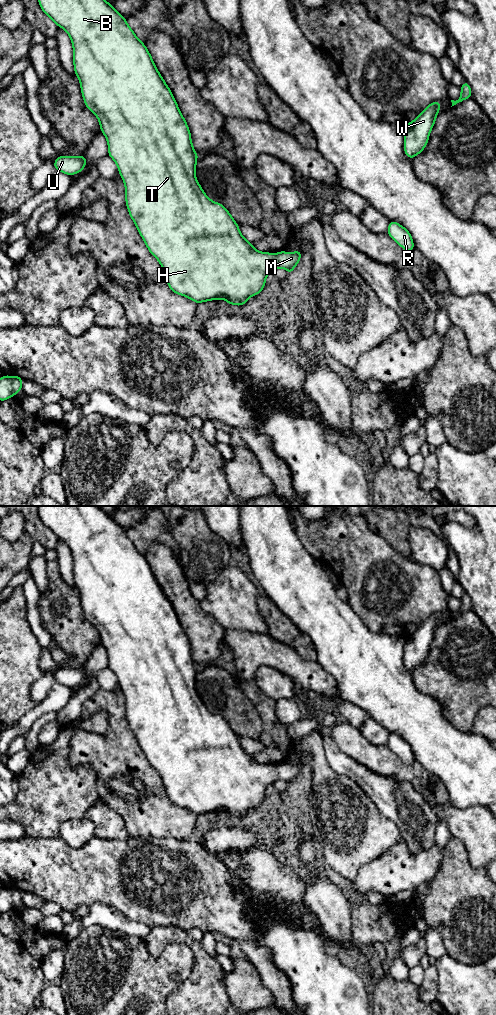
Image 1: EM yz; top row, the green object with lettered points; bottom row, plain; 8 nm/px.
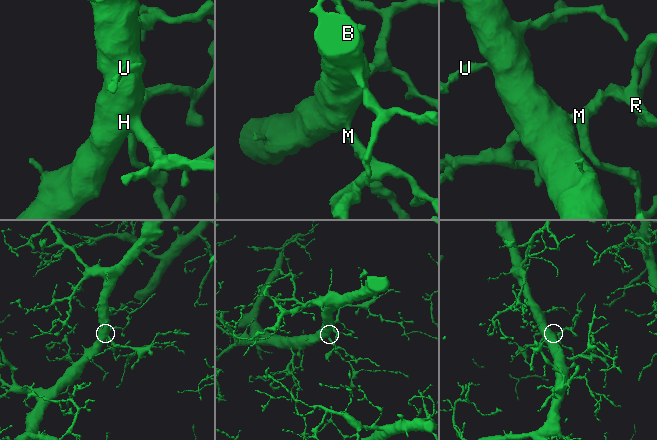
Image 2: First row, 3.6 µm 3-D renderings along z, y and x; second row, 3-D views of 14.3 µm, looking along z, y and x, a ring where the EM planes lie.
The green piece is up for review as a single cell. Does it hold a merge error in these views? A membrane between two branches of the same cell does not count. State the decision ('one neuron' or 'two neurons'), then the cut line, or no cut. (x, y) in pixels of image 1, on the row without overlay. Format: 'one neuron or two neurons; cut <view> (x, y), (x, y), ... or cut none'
one neuron; cut none

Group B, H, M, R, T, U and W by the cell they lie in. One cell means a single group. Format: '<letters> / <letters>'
B H M R T U W

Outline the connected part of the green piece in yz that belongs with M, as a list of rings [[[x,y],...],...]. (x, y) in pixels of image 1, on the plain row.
[[[36,506],[40,520],[50,529],[58,539],[63,540],[69,547],[73,557],[74,585],[79,590],[81,605],[86,619],[93,624],[99,632],[101,645],[103,645],[108,655],[108,667],[115,673],[120,688],[125,696],[125,712],[129,727],[134,733],[139,746],[144,752],[149,764],[157,770],[163,780],[164,788],[169,800],[176,806],[185,808],[193,812],[196,816],[209,812],[223,811],[229,817],[242,818],[247,812],[259,806],[265,799],[266,788],[276,780],[286,781],[291,787],[293,781],[301,771],[302,764],[297,762],[292,765],[280,763],[277,766],[259,764],[254,761],[253,756],[248,754],[241,746],[238,736],[235,734],[228,722],[220,715],[214,714],[207,709],[198,695],[195,683],[198,666],[193,660],[189,639],[181,626],[175,610],[161,589],[153,571],[146,560],[130,538],[126,531],[118,525],[114,519],[105,513],[100,506]]]

